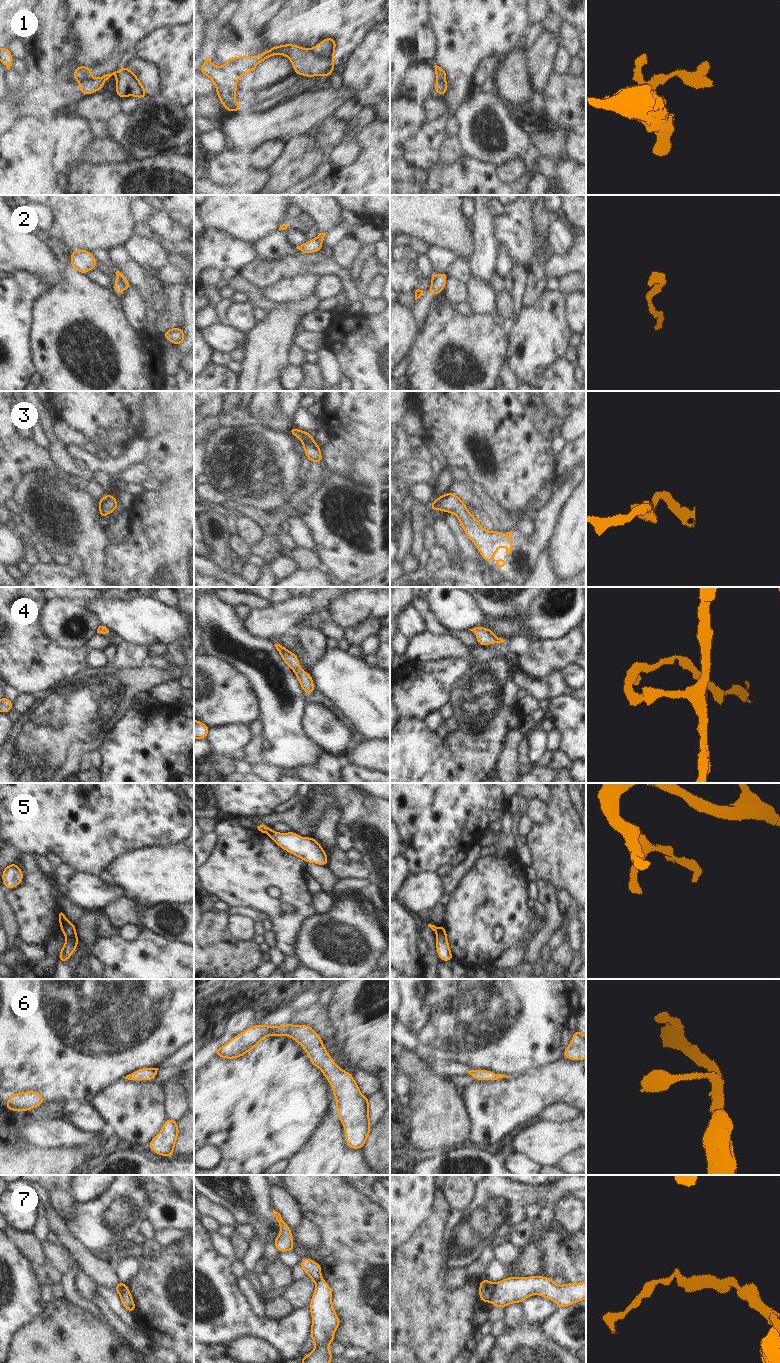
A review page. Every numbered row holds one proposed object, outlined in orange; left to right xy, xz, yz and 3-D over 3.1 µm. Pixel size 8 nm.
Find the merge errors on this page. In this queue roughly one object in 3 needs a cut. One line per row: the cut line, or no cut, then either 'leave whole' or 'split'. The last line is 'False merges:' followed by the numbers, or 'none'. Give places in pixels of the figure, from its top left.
1: cut in xy along (88, 78), (79, 82); split
2: cut in xy along (118, 277), (124, 288); split
3: no cut; leave whole
4: no cut; leave whole
5: cut in xy along (75, 931), (66, 937); split
6: no cut; leave whole
7: cut in yz along (495, 1283), (489, 1300); split
False merges: 1, 2, 5, 7

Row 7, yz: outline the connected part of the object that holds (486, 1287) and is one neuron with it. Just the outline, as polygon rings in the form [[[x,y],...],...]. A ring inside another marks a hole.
[[[486,1278],[481,1280],[479,1283],[479,1299],[482,1302],[487,1303],[491,1300],[494,1285],[495,1283],[487,1280]]]

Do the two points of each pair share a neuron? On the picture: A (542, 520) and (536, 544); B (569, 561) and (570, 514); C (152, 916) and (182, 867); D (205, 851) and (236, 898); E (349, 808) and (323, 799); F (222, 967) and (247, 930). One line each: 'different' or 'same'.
A: same
B: same
C: different
D: different
E: same
F: different

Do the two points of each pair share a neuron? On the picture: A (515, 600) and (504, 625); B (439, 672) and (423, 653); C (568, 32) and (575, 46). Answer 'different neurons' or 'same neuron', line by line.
A: different neurons
B: different neurons
C: same neuron

